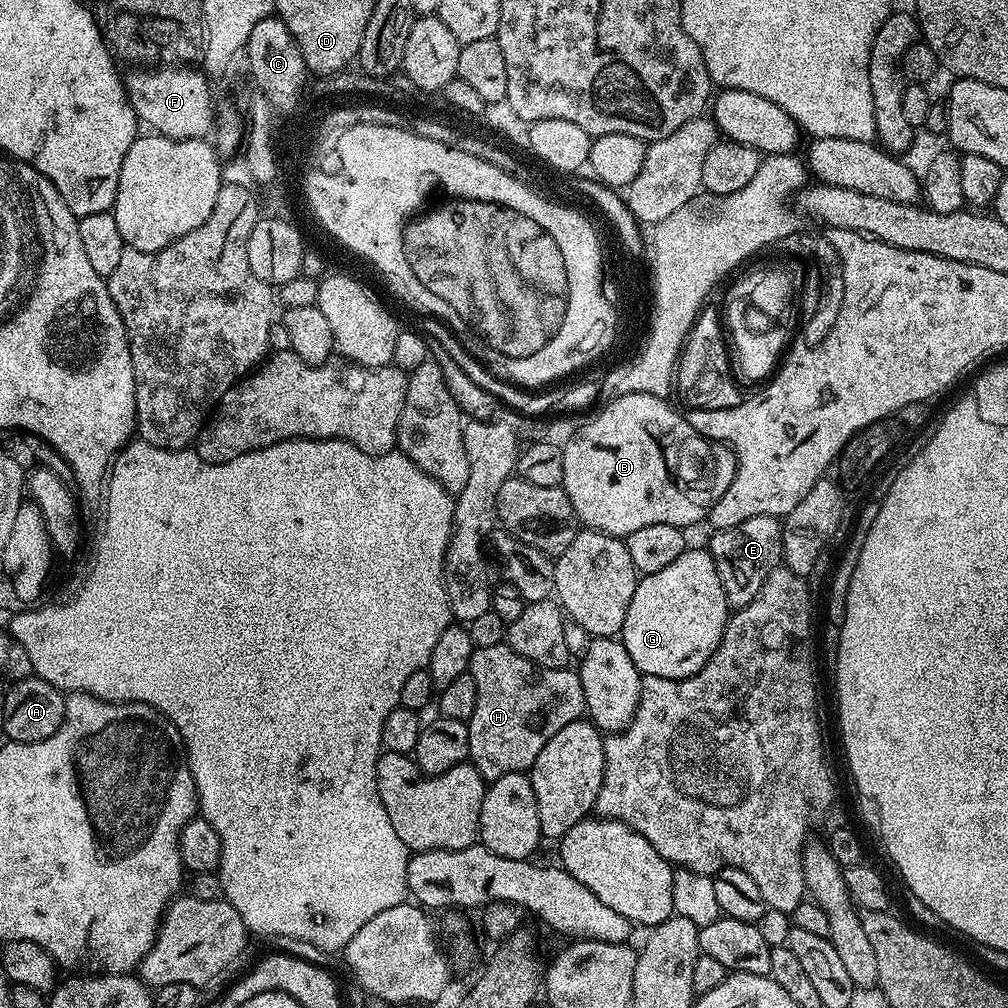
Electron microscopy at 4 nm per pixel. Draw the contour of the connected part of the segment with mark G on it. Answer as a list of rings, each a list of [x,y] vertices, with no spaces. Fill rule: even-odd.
[[[689,547],[678,554],[670,566],[662,566],[662,570],[637,579],[634,598],[630,598],[630,610],[626,610],[626,622],[619,639],[623,640],[626,654],[630,654],[634,666],[644,676],[681,680],[702,670],[714,650],[718,650],[729,615],[726,590],[722,590],[722,578],[718,578],[714,558],[703,547]]]

